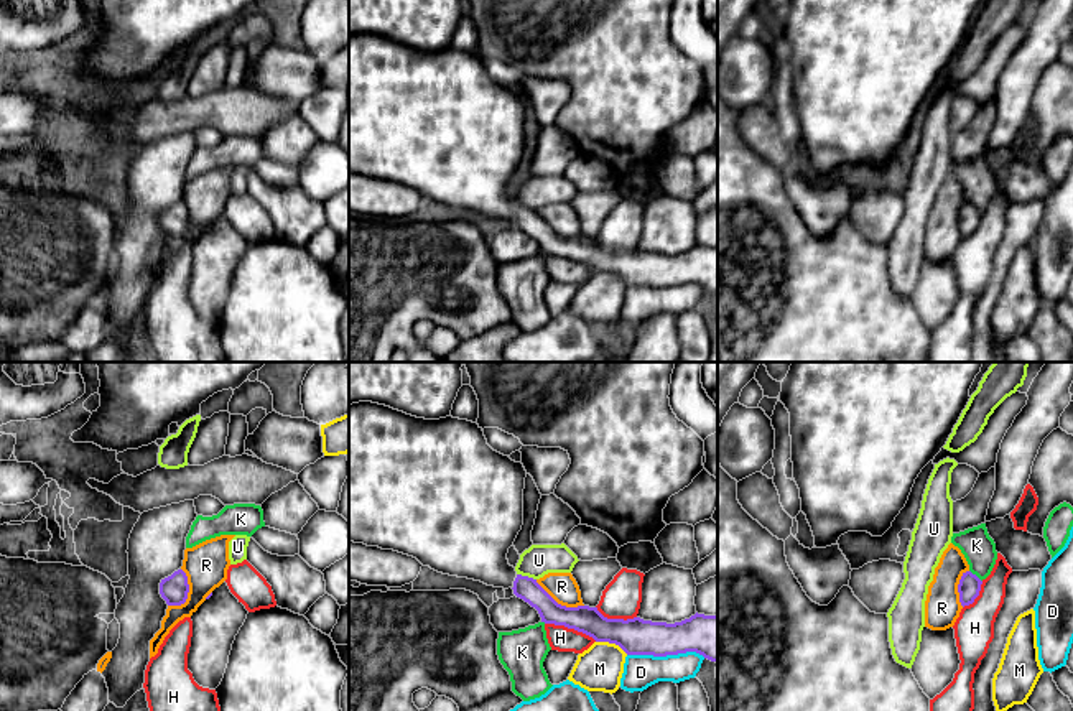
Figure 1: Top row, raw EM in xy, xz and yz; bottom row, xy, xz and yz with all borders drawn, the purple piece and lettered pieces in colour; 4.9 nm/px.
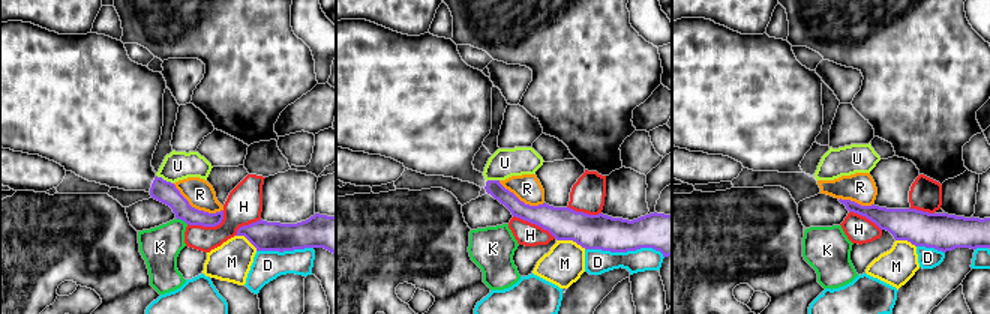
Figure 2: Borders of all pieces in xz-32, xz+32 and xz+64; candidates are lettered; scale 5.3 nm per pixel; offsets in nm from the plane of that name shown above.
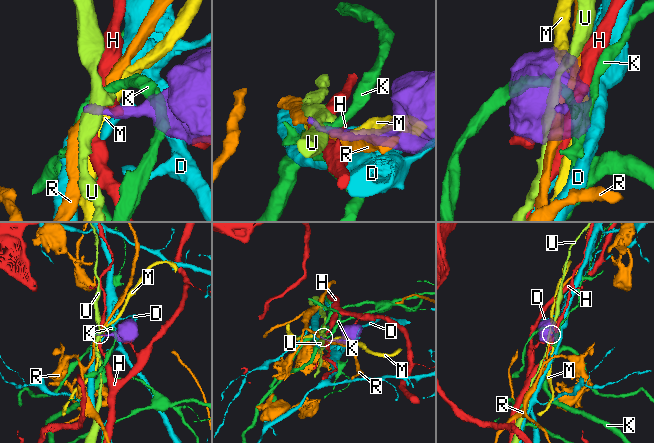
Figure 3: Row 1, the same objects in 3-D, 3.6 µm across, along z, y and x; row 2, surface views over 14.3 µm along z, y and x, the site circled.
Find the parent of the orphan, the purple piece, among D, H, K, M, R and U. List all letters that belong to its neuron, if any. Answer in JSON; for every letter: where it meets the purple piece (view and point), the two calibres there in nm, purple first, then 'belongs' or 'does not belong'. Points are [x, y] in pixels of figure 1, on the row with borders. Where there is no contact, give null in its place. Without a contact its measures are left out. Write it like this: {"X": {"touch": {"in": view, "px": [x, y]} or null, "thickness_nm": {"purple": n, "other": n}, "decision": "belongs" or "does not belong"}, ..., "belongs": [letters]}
{"D": {"touch": {"in": "xz", "px": [667, 654]}, "thickness_nm": {"purple": 220, "other": 160}, "decision": "does not belong"}, "H": {"touch": {"in": "xz", "px": [571, 627]}, "thickness_nm": {"purple": 140, "other": 120}, "decision": "does not belong"}, "K": {"touch": {"in": "yz", "px": [976, 576]}, "thickness_nm": {"purple": 110, "other": 160}, "decision": "does not belong"}, "M": {"touch": {"in": "xz", "px": [613, 642]}, "thickness_nm": {"purple": 180, "other": 220}, "decision": "does not belong"}, "R": {"touch": {"in": "xy", "px": [188, 591]}, "thickness_nm": {"purple": 140, "other": 220}, "decision": "does not belong"}, "U": {"touch": {"in": "xz", "px": [527, 576]}, "thickness_nm": {"purple": 120, "other": 160}, "decision": "does not belong"}, "belongs": []}

